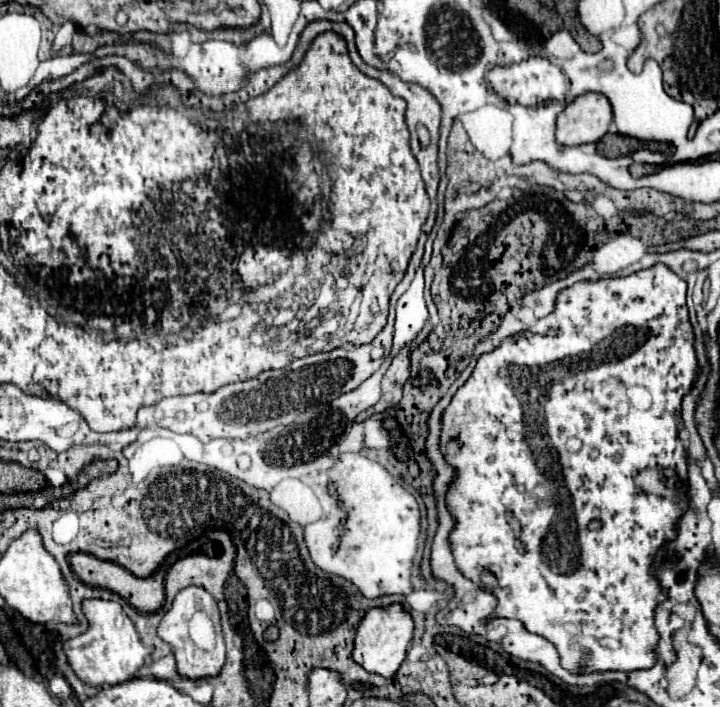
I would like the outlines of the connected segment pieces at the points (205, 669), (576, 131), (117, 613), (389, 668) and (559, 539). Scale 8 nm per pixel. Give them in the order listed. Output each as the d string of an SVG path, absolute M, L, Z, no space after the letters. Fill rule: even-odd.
M188 586L184 590L178 592L178 596L172 602L172 608L166 612L166 616L162 618L160 626L158 626L158 636L168 642L174 650L176 656L176 664L178 664L178 672L182 676L188 678L204 678L204 676L216 676L220 672L220 668L224 666L224 658L226 658L226 648L224 648L224 636L222 636L222 628L220 628L220 612L218 612L218 604L214 600L214 596L204 590L202 586ZM194 612L206 612L210 614L210 618L214 620L214 632L216 632L216 646L210 650L200 648L192 636L190 636L190 620L194 616Z
M586 92L570 102L556 118L556 140L562 146L598 142L612 122L612 108L606 96Z
M94 598L94 600L84 602L84 614L90 622L90 630L64 644L64 652L76 676L90 686L122 684L122 682L132 680L134 674L144 666L152 650L140 642L138 632L132 620L122 610L122 606L112 600Z
M390 604L382 608L372 608L366 612L364 620L358 626L356 632L356 646L354 646L354 660L368 672L376 672L380 676L394 676L400 668L400 664L406 658L408 646L412 642L414 634L414 620L410 612L402 604Z
M656 264L648 270L640 270L630 276L624 276L624 278L604 278L598 282L578 282L578 284L562 290L558 294L556 308L552 314L538 320L538 324L532 330L508 338L506 342L502 342L500 348L496 348L490 354L484 354L478 360L470 380L454 394L450 406L444 410L444 418L442 418L442 434L444 436L440 438L442 454L452 466L458 468L458 478L454 480L454 484L450 486L448 496L446 496L448 508L456 518L454 532L450 534L456 564L462 570L462 574L476 584L480 584L482 570L488 568L498 578L498 586L494 590L494 594L498 598L498 606L496 606L494 614L500 618L516 618L526 626L526 630L548 638L558 648L558 652L562 656L562 666L570 672L596 672L596 670L630 672L630 670L650 668L656 662L654 648L658 642L658 632L654 628L654 608L658 602L662 602L666 598L666 594L662 592L658 582L650 576L650 566L652 566L652 558L654 558L656 550L666 540L672 540L676 536L676 524L678 524L680 514L678 514L678 504L674 500L650 496L650 494L642 492L640 488L636 488L634 476L642 468L664 466L664 462L666 462L666 466L672 466L678 470L680 482L686 480L686 450L678 438L676 412L680 412L682 396L690 390L692 382L696 378L696 372L698 372L698 360L696 360L696 352L694 352L692 326L688 322L686 282L680 276L676 276L674 272L670 272L670 268L666 268L664 264ZM536 386L552 386L552 390L554 390L552 406L550 406L550 402L546 402L546 398L548 398L546 388L542 392L538 392ZM570 436L576 436L582 440L582 448L578 452L566 450L566 440ZM456 440L460 442L460 458L458 458L458 450L452 446ZM538 484L544 484L546 488L556 492L556 502L534 498L532 490ZM582 648L592 650L592 658L586 664L582 664L582 660L580 660Z

